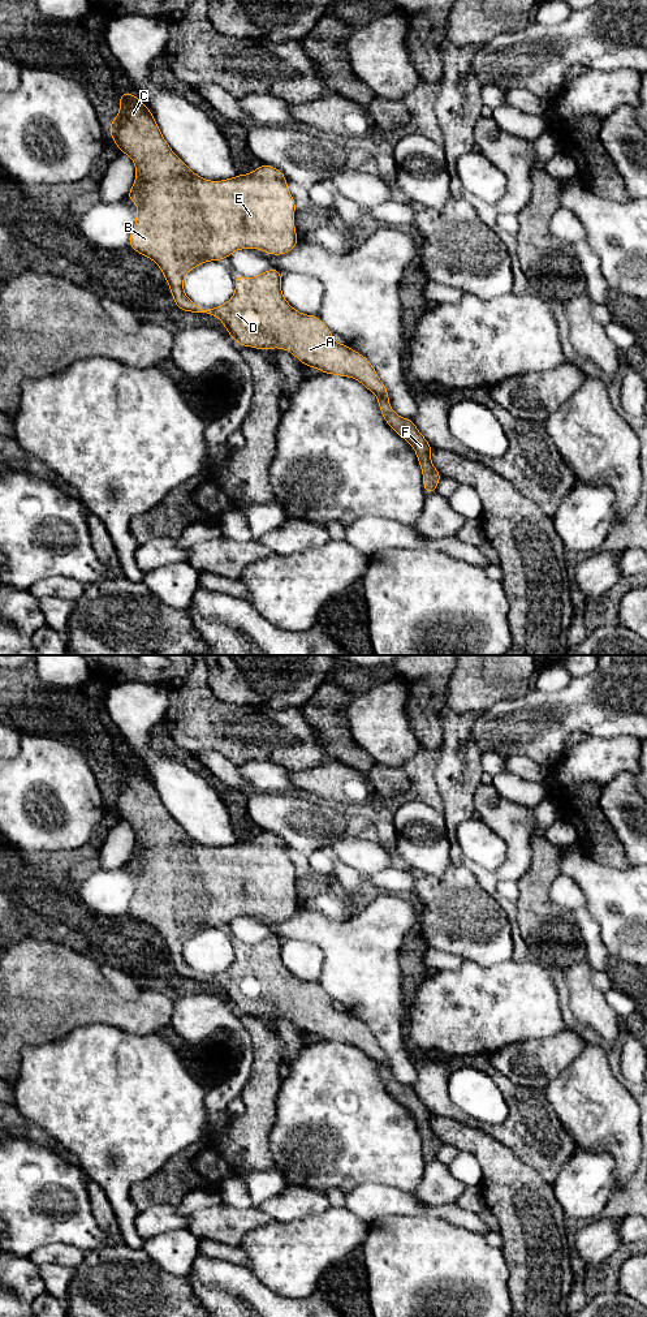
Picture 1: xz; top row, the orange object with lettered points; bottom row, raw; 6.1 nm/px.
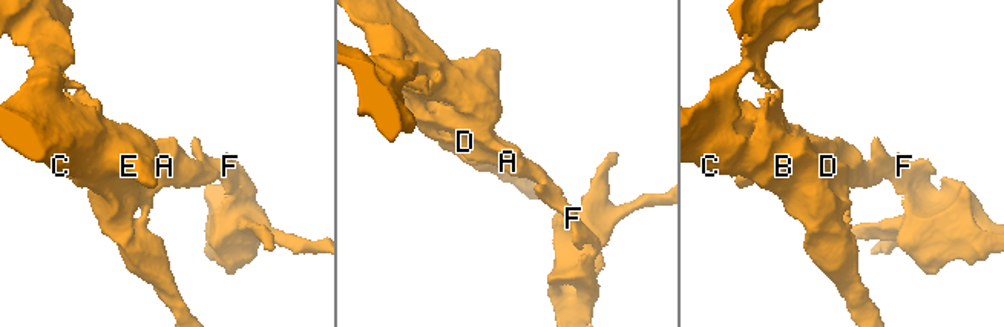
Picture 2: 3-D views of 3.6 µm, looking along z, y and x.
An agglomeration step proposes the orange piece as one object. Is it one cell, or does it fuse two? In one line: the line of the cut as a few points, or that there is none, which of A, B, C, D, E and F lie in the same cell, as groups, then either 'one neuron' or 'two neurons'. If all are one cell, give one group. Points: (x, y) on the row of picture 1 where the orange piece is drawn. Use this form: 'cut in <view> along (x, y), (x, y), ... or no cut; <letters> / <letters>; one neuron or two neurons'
cut in xz along (378, 396), (387, 400); A B C D E / F; two neurons

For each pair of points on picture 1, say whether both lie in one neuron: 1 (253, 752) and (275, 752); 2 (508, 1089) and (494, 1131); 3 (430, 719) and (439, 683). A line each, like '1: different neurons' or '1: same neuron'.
1: same neuron
2: same neuron
3: same neuron

